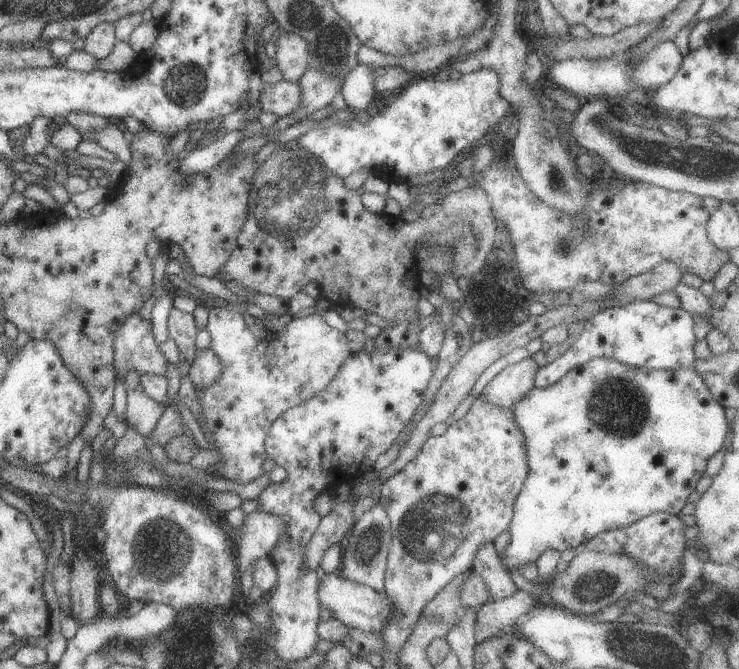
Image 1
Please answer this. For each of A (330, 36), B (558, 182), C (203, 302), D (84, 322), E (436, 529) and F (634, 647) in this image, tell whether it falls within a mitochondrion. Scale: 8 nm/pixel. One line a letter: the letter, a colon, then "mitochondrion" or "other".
A: mitochondrion
B: mitochondrion
C: other
D: other
E: mitochondrion
F: mitochondrion

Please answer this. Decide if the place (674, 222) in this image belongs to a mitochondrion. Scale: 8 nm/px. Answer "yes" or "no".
no

